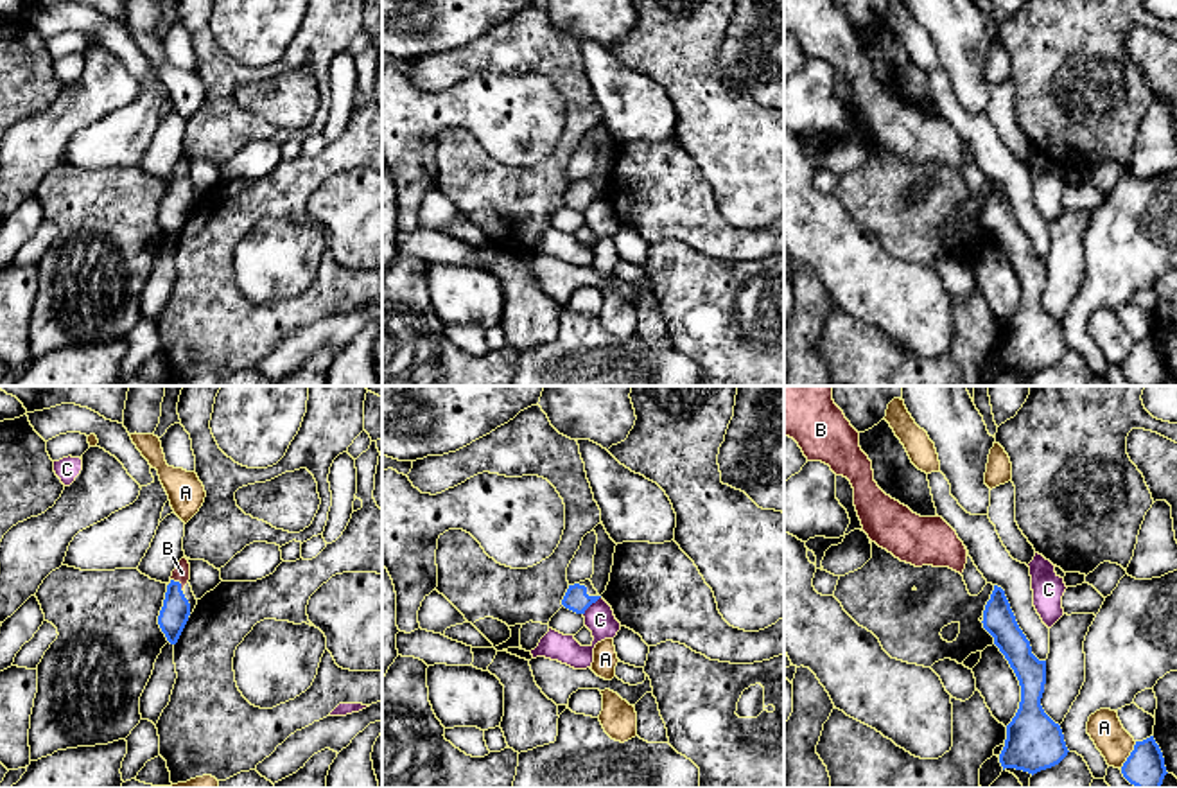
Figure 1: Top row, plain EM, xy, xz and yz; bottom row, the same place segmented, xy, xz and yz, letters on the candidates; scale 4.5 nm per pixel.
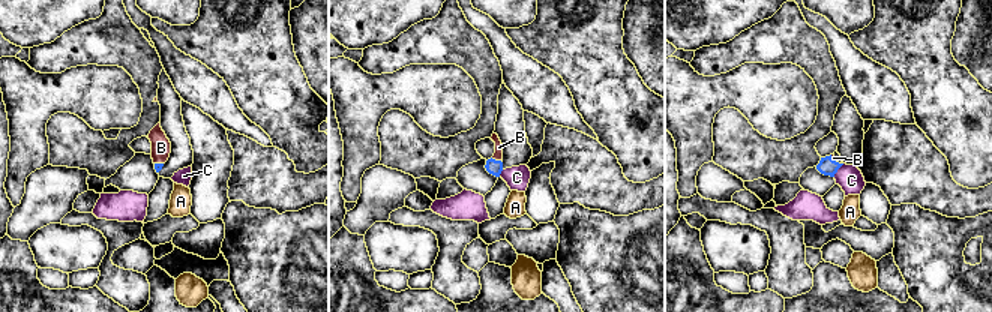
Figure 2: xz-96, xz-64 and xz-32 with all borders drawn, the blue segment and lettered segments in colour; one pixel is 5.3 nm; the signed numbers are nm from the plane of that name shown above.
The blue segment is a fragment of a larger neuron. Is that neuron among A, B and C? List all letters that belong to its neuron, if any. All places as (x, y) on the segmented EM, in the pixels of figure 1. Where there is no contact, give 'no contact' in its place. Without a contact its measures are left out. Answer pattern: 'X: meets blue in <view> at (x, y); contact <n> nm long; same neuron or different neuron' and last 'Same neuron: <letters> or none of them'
A: meets blue in yz at (1129, 756); contact 150 nm long; different neuron
B: meets blue in xy at (180, 584); contact 90 nm long; same neuron
C: meets blue in xz at (591, 604); contact 120 nm long; different neuron
Same neuron: B

